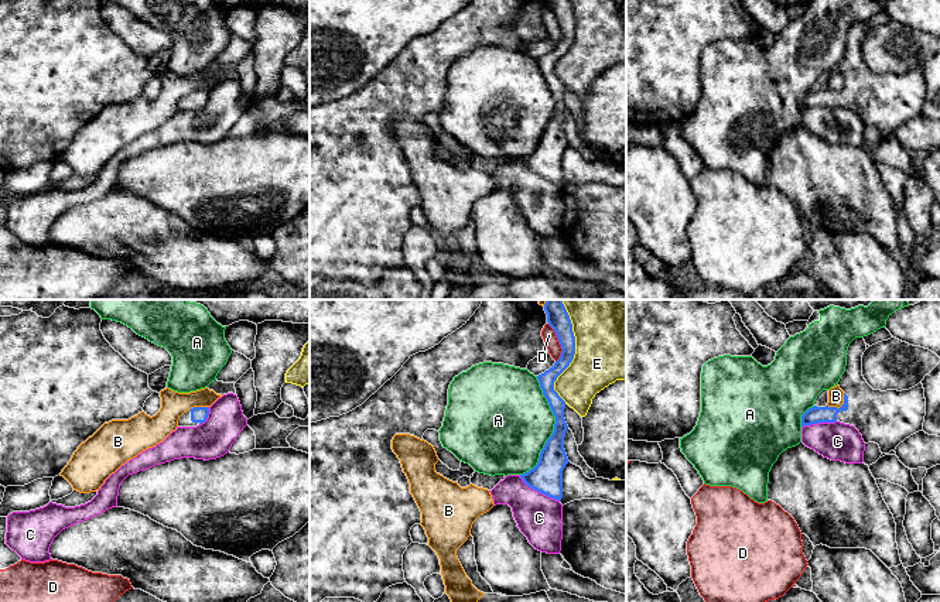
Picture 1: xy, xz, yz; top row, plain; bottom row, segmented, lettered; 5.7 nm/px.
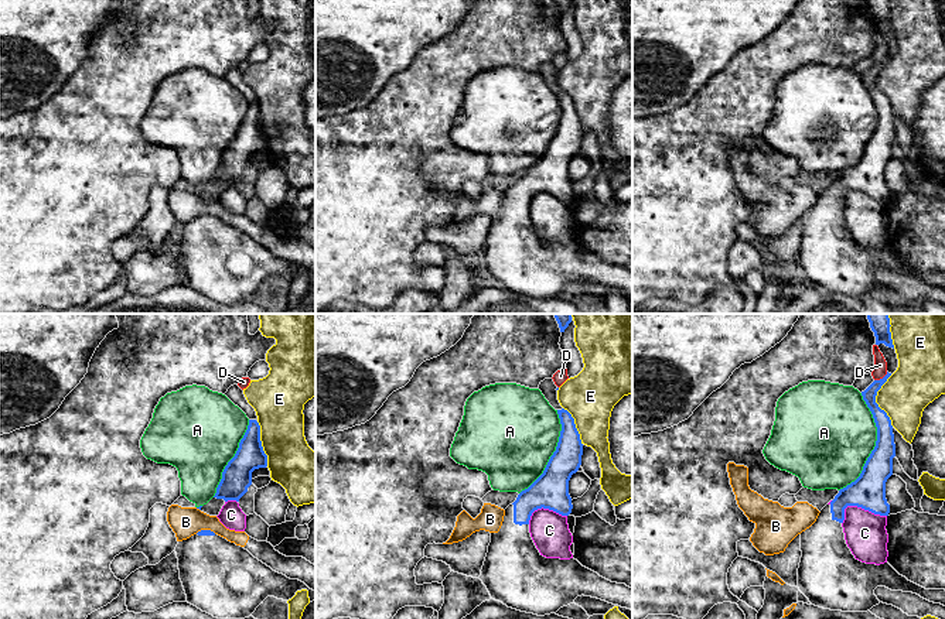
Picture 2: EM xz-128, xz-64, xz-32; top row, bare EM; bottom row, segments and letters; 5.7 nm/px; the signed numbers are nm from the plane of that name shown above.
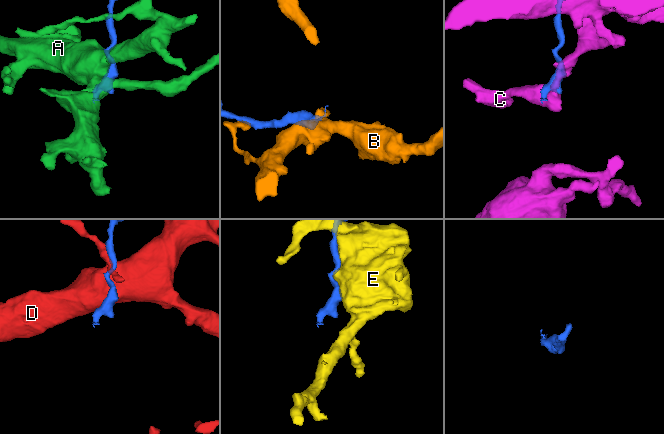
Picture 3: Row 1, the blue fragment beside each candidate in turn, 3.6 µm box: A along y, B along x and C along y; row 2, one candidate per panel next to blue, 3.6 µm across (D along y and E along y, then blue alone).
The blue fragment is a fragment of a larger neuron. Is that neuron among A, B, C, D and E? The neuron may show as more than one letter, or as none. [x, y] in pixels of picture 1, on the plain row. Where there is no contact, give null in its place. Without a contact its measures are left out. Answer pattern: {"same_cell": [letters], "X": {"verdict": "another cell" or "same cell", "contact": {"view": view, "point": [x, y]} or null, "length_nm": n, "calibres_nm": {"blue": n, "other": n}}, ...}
{"same_cell": [], "A": {"verdict": "another cell", "contact": {"view": "xz", "point": [554, 112]}, "length_nm": 600, "calibres_nm": {"blue": 160, "other": 460}}, "B": {"verdict": "another cell", "contact": {"view": "yz", "point": [841, 89]}, "length_nm": 130, "calibres_nm": {"blue": 100, "other": 100}}, "C": {"verdict": "another cell", "contact": {"view": "xz", "point": [539, 174]}, "length_nm": 280, "calibres_nm": {"blue": 180, "other": 260}}, "D": {"verdict": "another cell", "contact": {"view": "xz", "point": [560, 27]}, "length_nm": 220, "calibres_nm": {"blue": 110, "other": 80}}, "E": {"verdict": "another cell", "contact": {"view": "xz", "point": [571, 44]}, "length_nm": 500, "calibres_nm": {"blue": 110, "other": 360}}}

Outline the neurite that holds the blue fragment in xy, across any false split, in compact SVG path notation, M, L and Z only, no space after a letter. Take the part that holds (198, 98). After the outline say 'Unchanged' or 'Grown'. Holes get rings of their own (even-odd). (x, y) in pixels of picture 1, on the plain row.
M194 90L180 100L178 110L196 110L206 105L208 98L208 90Z. Grown

